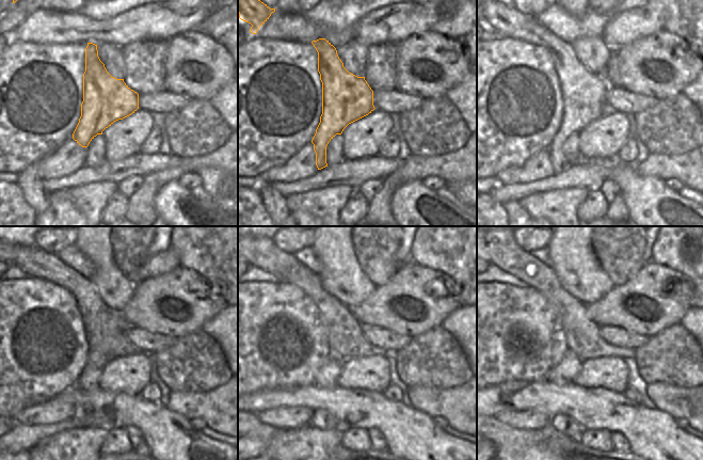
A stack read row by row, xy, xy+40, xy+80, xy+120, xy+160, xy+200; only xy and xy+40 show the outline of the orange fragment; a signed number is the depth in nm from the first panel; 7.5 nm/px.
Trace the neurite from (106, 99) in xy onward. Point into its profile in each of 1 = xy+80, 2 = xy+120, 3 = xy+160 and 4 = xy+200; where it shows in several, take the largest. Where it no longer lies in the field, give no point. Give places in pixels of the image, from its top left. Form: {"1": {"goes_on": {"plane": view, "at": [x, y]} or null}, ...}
{"1": {"goes_on": {"plane": "xy+80", "at": [584, 92]}}, "2": {"goes_on": {"plane": "xy+120", "at": [104, 326]}}, "3": {"goes_on": {"plane": "xy+160", "at": [321, 419]}}, "4": {"goes_on": {"plane": "xy+200", "at": [563, 424]}}}

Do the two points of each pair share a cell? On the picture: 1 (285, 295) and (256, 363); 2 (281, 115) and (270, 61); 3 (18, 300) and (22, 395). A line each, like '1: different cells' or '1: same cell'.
1: same cell
2: same cell
3: same cell

